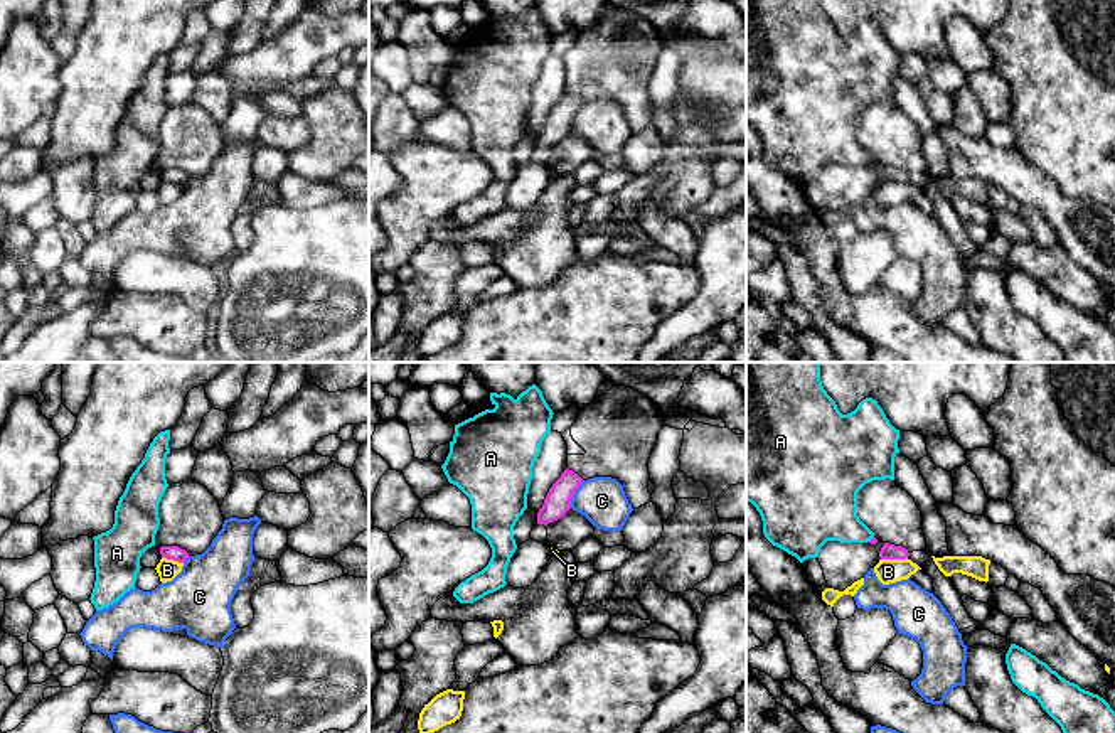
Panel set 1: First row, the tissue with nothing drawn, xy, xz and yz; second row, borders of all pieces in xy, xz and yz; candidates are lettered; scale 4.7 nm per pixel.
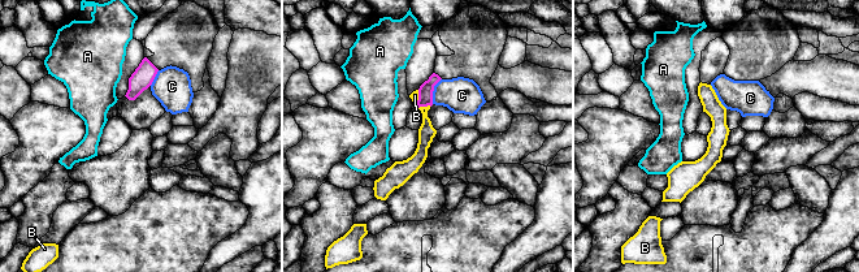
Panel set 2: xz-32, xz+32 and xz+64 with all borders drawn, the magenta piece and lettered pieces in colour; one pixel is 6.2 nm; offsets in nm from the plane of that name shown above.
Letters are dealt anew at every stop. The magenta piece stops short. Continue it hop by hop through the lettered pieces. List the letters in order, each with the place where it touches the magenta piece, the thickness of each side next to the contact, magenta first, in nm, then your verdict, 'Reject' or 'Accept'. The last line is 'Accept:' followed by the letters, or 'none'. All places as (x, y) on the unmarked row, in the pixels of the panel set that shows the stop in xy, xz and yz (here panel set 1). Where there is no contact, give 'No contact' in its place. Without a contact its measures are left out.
A: Touches magenta at yz (871, 162). Thickness 30 nm (magenta) against 280 nm. Reject
B: Touches magenta at yz (893, 181). Thickness 80 nm (magenta) against 110 nm. Reject
C: Touches magenta at xz (573, 117). Thickness 120 nm (magenta) against 220 nm. Reject
Accept: none

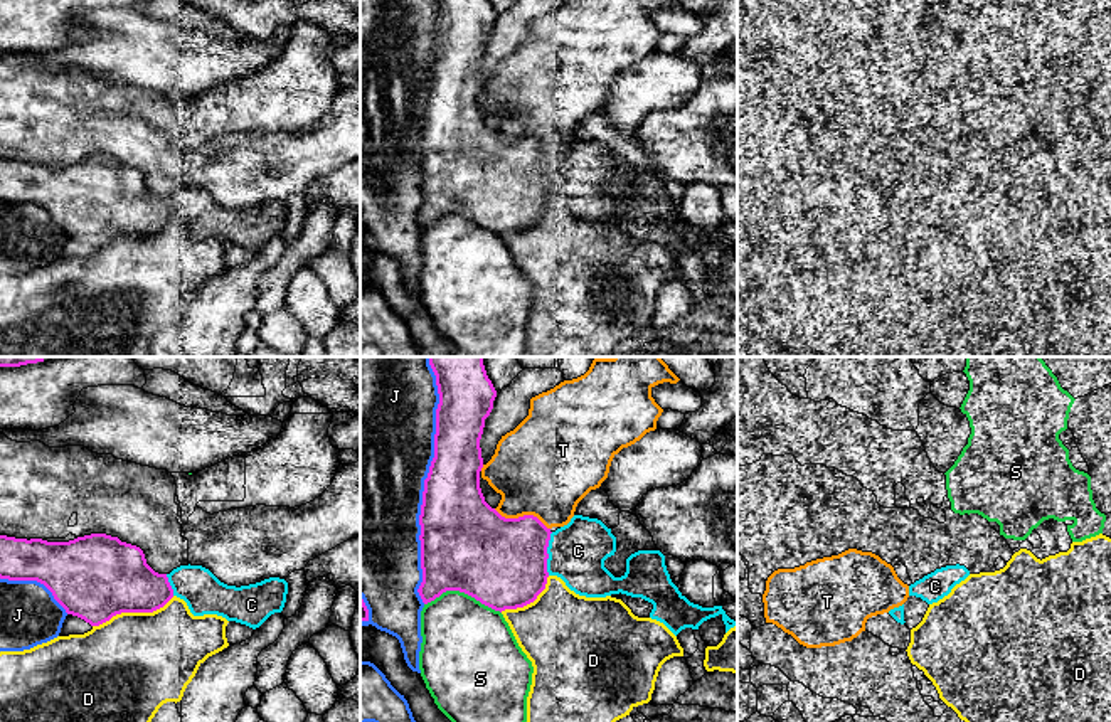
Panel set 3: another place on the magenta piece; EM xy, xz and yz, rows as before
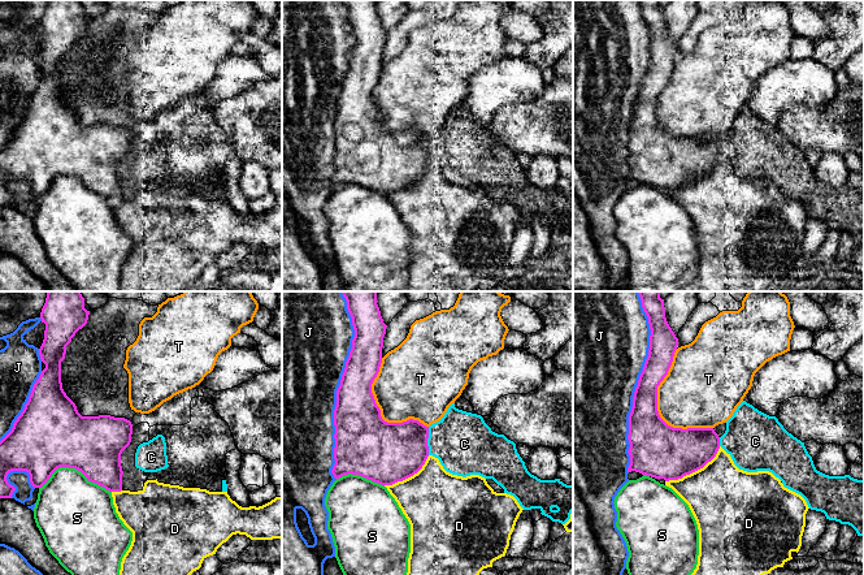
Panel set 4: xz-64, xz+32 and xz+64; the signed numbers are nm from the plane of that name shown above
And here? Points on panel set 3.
C: Touches magenta at xz (547, 177). Thickness 440 nm (magenta) against 280 nm. Accept
D: Touches magenta at xy (133, 234). Thickness 400 nm (magenta) against 480 nm. Reject
J: Touches magenta at xz (425, 113). Thickness 360 nm (magenta) against 480 nm. Reject
S: Touches magenta at xz (463, 214). Thickness 440 nm (magenta) against 420 nm. Reject
T: Touches magenta at xz (522, 140). Thickness 440 nm (magenta) against 460 nm. Reject
Accept: C

